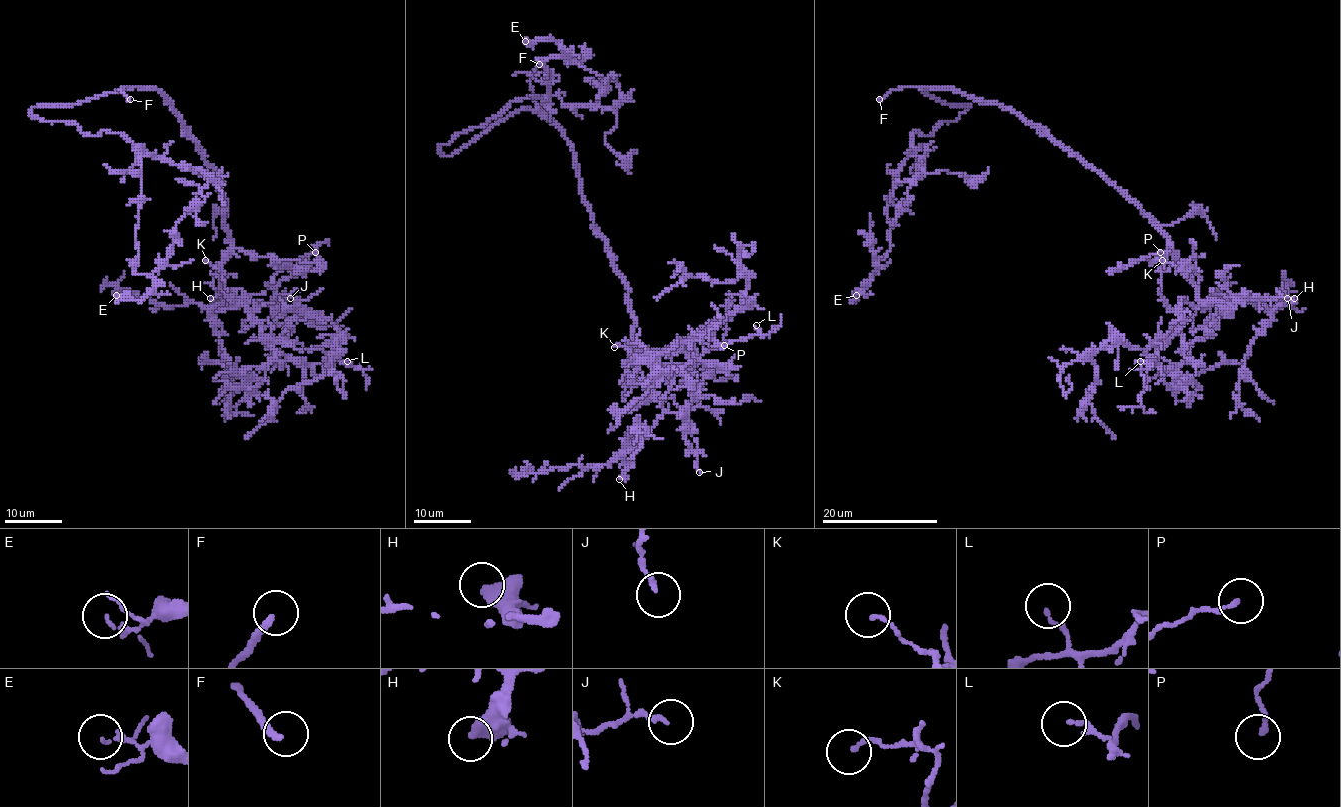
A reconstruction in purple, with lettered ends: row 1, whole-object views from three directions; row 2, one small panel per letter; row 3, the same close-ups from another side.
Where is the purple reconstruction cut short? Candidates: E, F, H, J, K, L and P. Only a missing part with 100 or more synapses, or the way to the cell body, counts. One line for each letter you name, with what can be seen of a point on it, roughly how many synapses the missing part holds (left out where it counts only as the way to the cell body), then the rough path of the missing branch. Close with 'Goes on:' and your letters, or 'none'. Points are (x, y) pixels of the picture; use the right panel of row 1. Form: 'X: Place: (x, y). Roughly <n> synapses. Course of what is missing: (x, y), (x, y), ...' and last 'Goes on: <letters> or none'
F: Place: (879, 99). Course of what is missing: (879, 99), (871, 102), (855, 87), (856, 73), (845, 50), (850, 40)
Goes on: F

